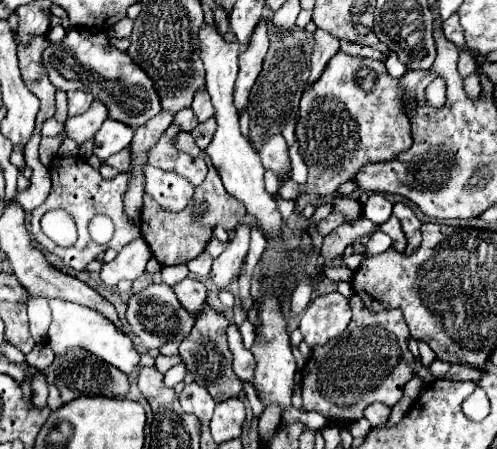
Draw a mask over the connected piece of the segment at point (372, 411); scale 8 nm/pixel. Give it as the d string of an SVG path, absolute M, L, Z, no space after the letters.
M376 402L376 404L372 404L372 406L368 406L366 410L364 410L364 418L376 428L376 426L382 426L386 420L388 420L388 416L390 416L390 408L388 406L384 406L384 404L380 404L380 402Z

